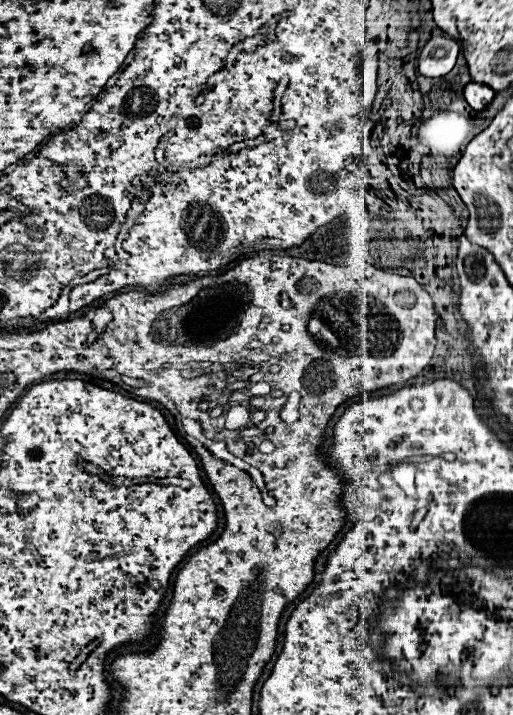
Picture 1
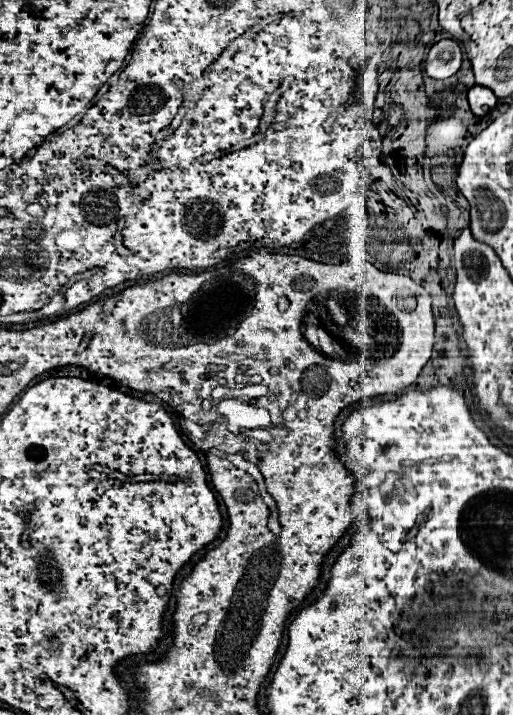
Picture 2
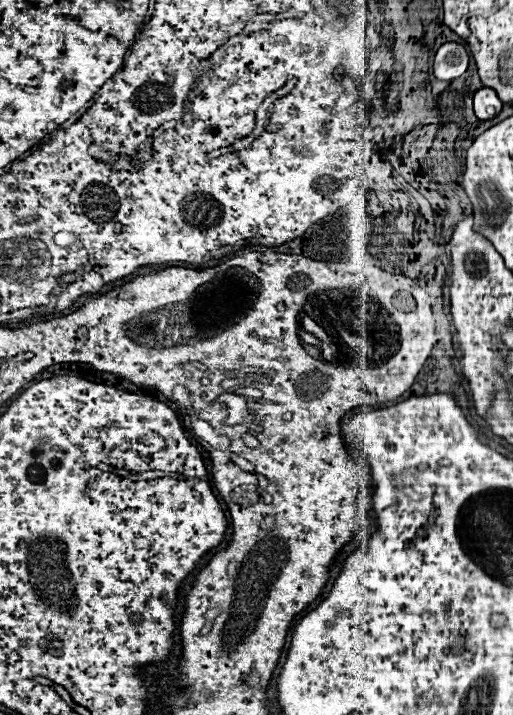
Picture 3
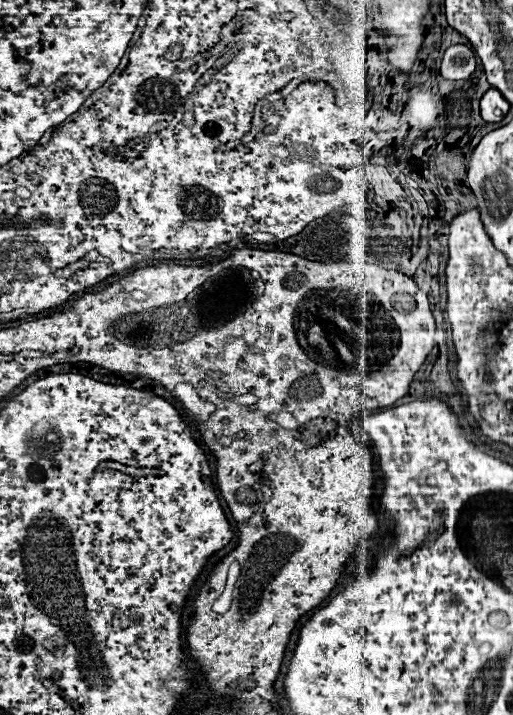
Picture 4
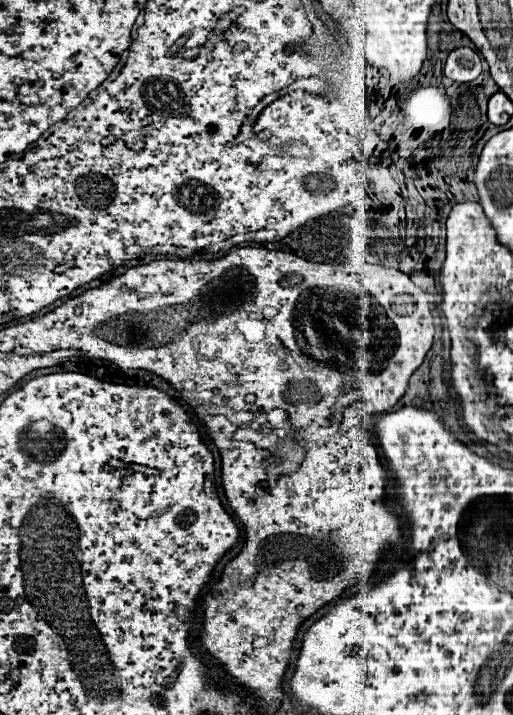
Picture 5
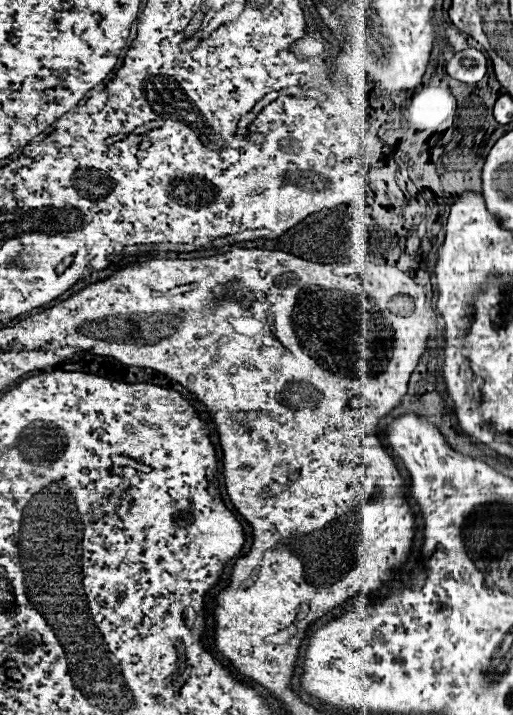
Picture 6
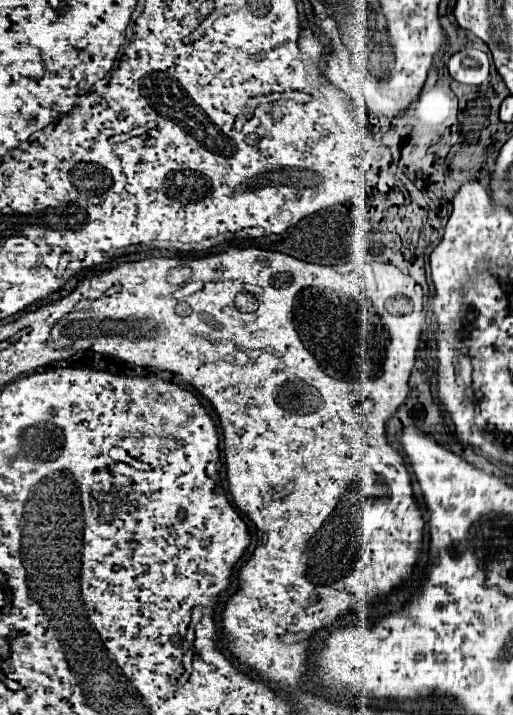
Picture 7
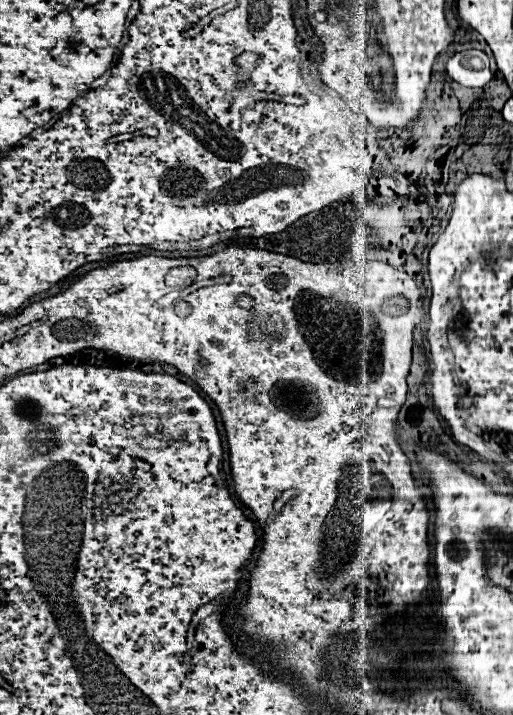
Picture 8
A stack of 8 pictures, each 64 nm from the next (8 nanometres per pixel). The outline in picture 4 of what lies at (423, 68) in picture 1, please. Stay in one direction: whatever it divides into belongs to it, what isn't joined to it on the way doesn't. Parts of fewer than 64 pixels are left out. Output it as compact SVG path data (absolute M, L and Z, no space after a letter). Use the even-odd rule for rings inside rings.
M464 44L448 46L440 60L440 76L446 80L468 78L476 70L476 56Z

